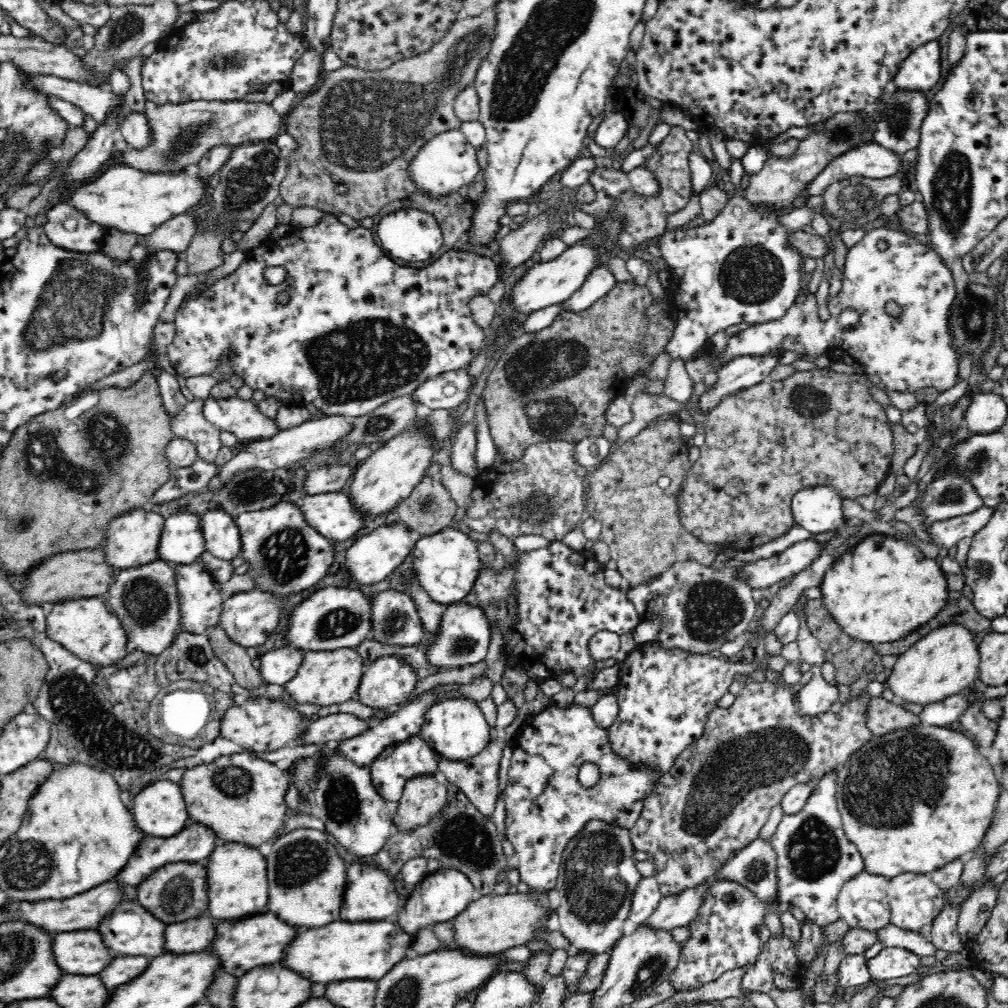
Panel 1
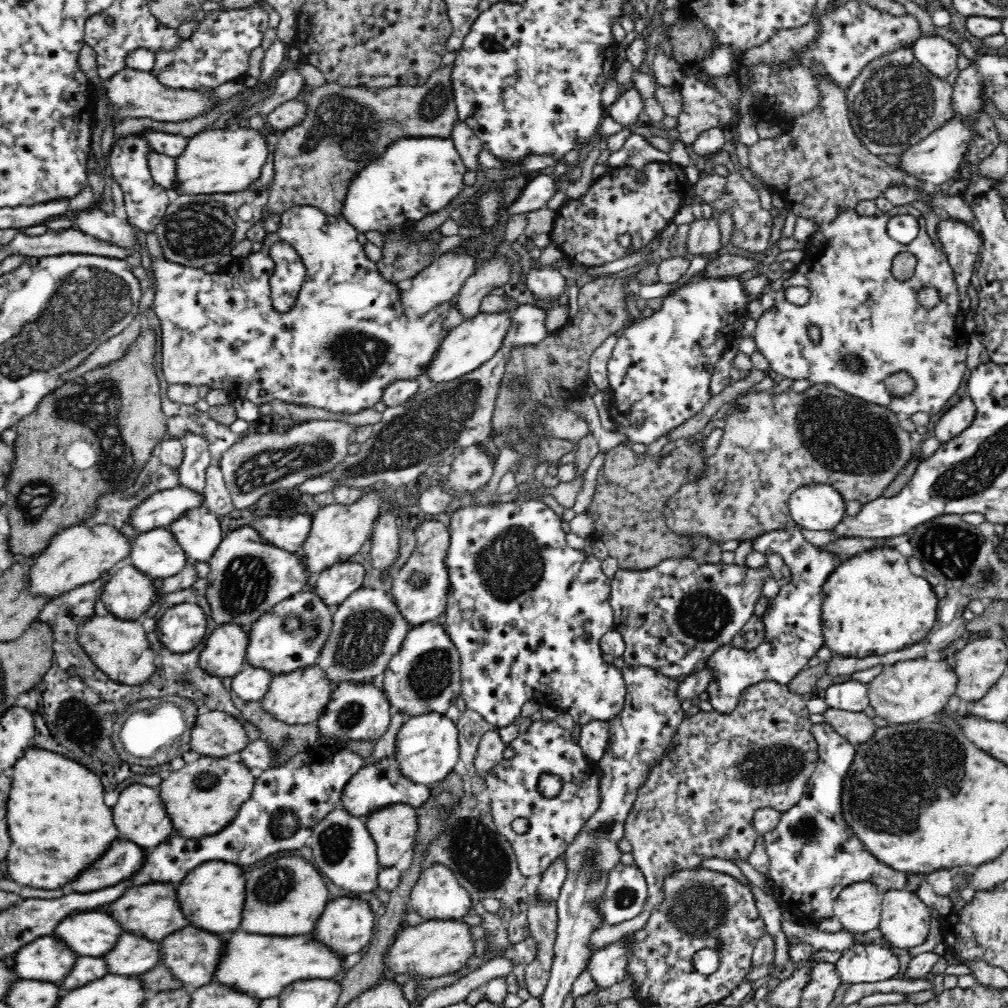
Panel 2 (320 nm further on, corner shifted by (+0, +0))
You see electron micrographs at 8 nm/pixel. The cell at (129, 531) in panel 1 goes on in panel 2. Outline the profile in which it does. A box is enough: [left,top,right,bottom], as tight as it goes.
[30,523,132,598]

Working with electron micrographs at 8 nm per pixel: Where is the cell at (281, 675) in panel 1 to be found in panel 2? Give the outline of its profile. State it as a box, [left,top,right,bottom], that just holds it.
[232,664,273,700]

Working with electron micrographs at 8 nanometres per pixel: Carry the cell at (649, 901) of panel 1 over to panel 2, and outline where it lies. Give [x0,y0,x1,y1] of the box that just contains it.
[600,864,648,924]

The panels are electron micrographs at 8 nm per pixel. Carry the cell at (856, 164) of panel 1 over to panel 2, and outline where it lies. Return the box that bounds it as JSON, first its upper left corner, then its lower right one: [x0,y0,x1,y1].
[893,117,973,187]

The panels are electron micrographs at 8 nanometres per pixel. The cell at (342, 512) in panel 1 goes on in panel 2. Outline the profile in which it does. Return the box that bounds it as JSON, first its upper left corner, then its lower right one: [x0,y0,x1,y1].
[250,511,316,552]

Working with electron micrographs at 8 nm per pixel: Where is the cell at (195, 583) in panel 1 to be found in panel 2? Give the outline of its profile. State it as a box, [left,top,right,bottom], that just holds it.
[158,603,208,652]

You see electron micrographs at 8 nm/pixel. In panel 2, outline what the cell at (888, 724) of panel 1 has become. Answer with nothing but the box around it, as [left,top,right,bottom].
[823,708,879,746]

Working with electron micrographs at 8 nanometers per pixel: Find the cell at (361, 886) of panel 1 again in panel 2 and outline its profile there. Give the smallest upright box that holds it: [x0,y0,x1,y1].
[312,895,376,956]

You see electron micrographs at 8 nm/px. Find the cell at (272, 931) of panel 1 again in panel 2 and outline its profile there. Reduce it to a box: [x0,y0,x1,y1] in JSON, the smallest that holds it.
[160,926,229,989]

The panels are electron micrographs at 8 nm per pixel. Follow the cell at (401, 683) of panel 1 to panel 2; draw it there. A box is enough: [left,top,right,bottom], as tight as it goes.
[317,682,394,741]

